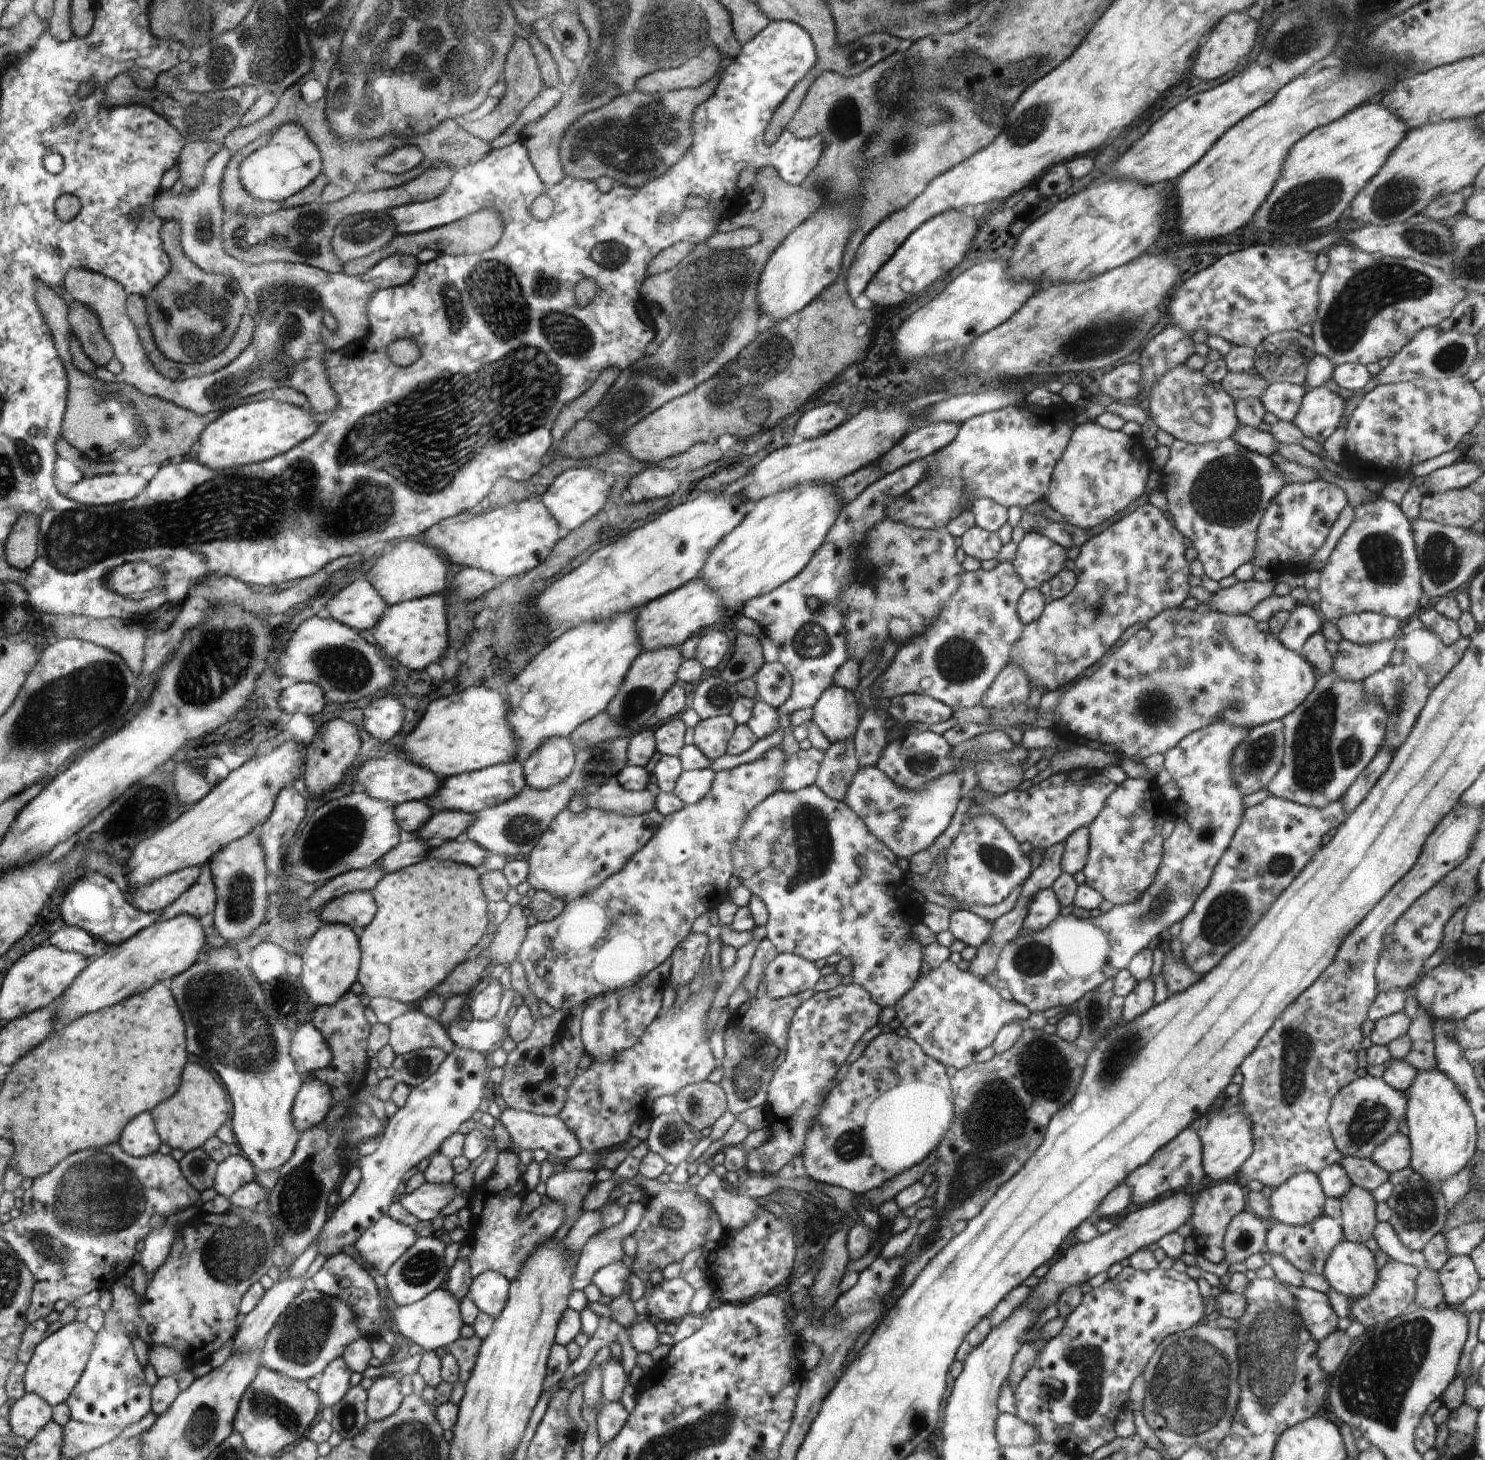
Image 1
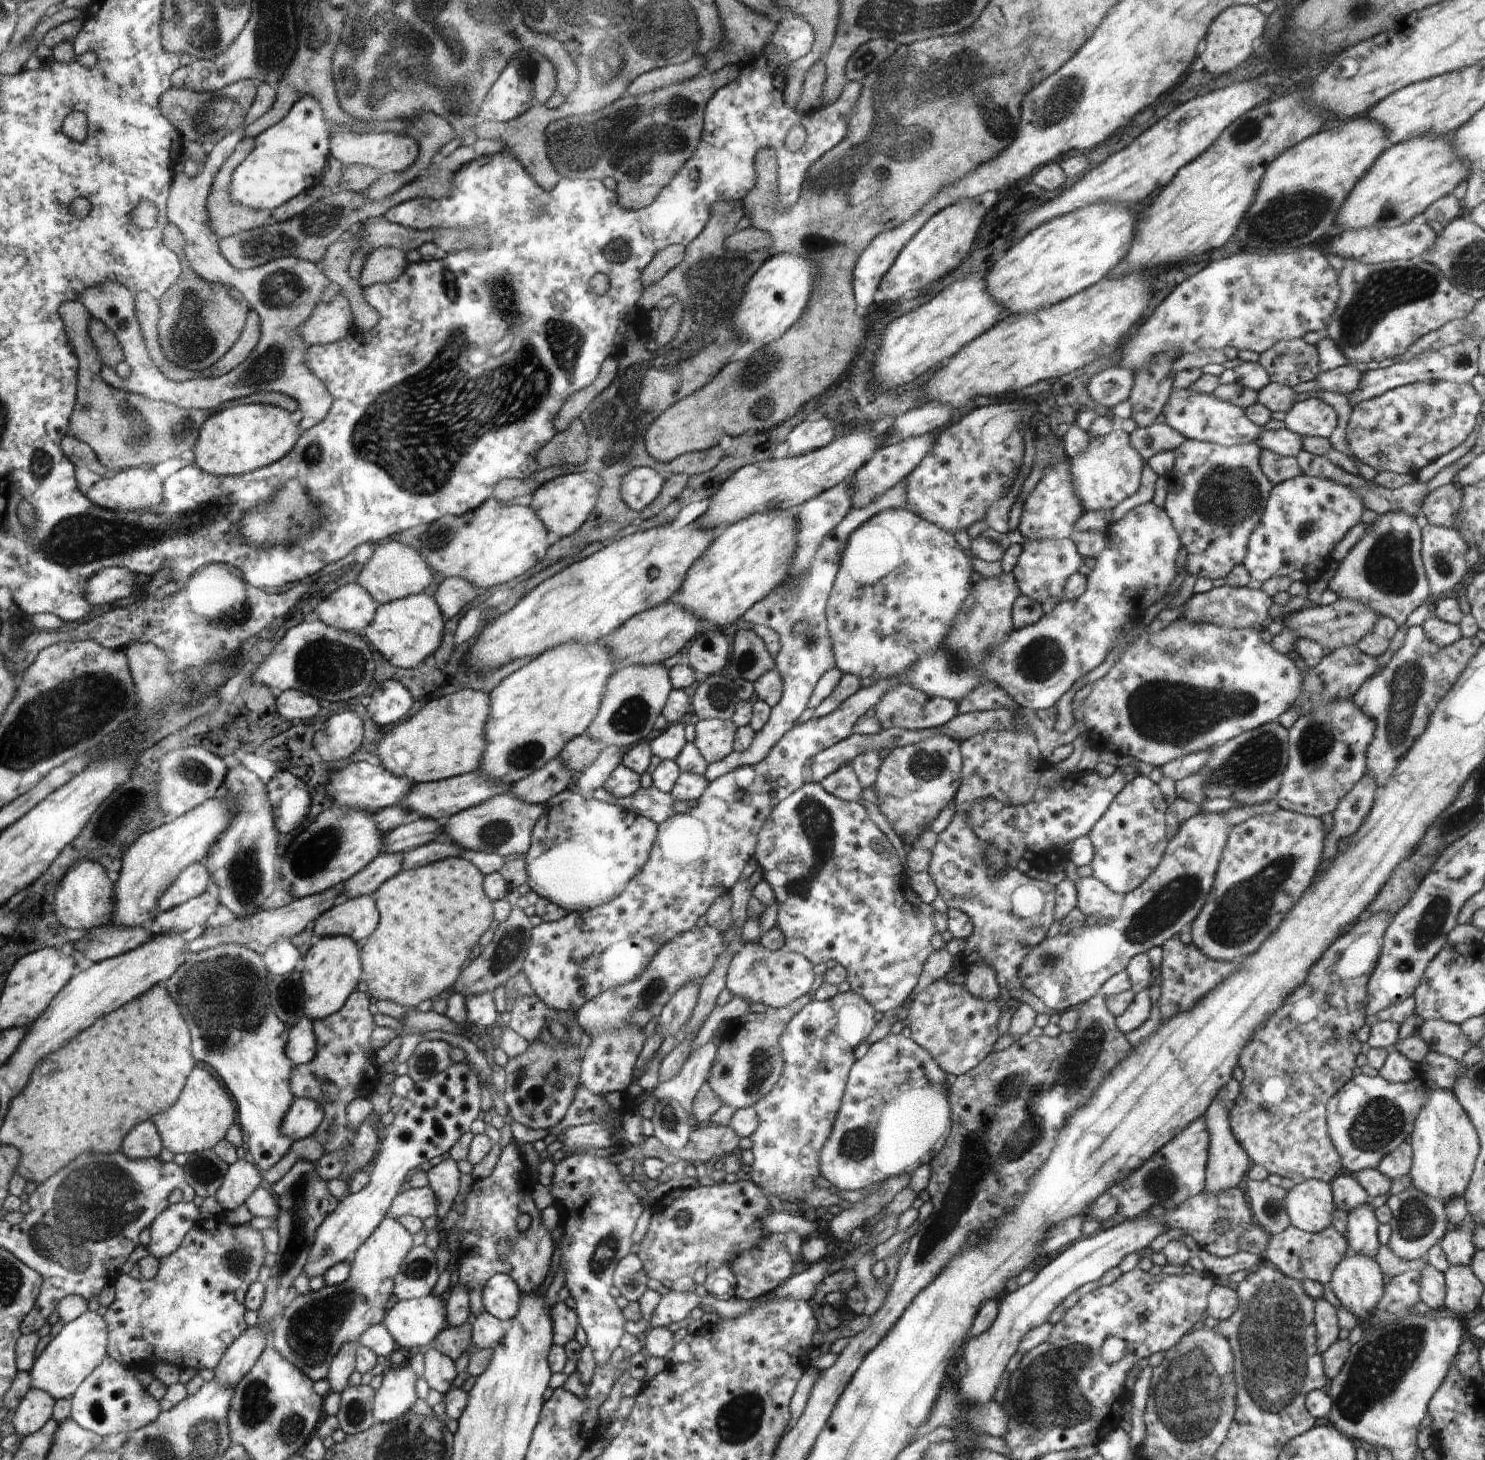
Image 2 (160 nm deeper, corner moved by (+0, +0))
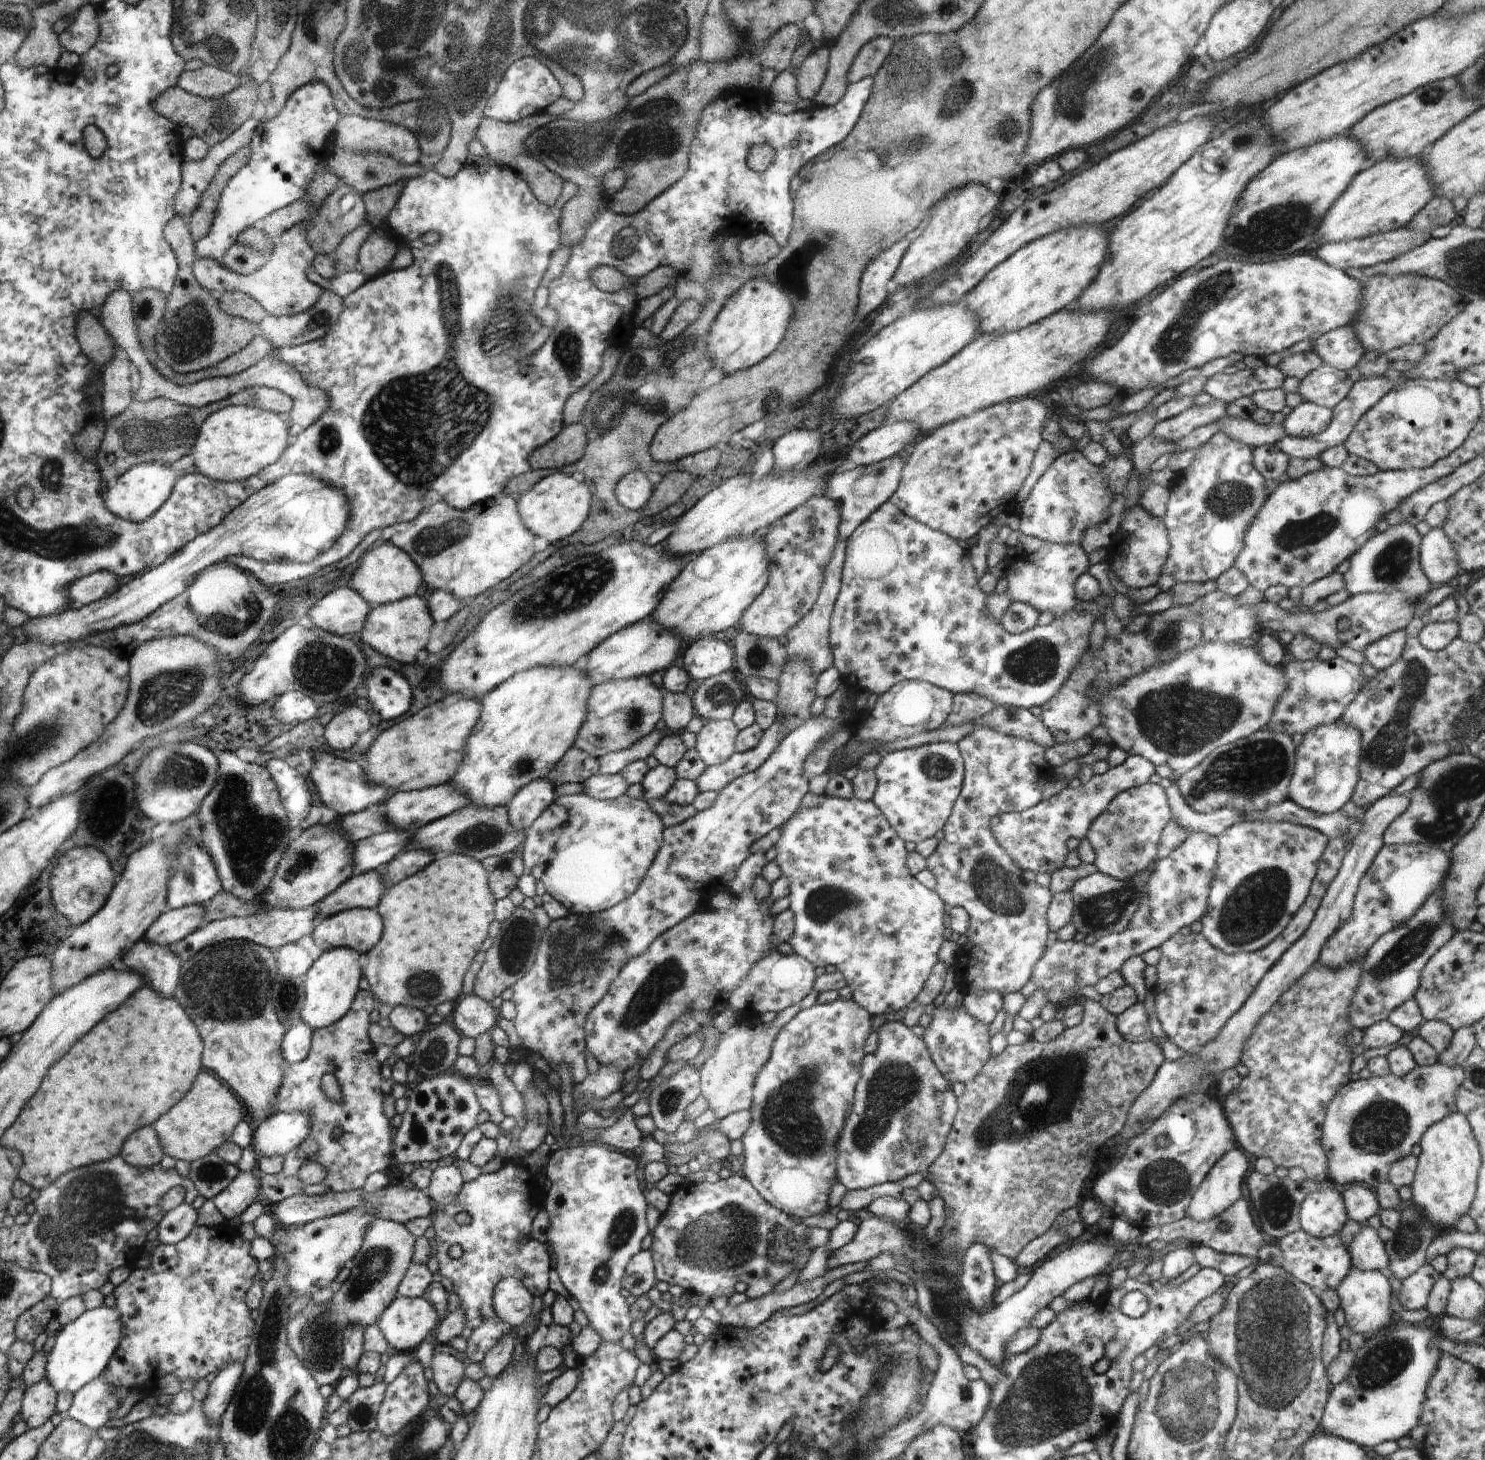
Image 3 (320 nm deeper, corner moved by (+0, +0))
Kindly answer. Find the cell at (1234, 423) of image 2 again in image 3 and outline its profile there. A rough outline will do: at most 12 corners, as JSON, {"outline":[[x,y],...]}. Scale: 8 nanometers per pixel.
{"outline":[[1236,416],[1220,418],[1234,441],[1250,448],[1276,445],[1282,423],[1259,425]]}

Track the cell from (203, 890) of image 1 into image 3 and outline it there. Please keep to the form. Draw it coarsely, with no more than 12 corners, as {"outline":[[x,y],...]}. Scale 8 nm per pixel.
{"outline":[[205,908],[169,909],[153,922],[144,939],[159,945],[188,937]]}

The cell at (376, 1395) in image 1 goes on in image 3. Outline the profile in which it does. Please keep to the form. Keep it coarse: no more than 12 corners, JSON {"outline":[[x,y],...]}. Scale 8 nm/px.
{"outline":[[419,1361],[387,1384],[377,1429],[396,1434],[433,1404]]}

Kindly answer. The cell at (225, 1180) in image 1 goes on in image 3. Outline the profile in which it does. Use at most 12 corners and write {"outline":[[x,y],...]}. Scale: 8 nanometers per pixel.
{"outline":[[252,1172],[236,1178],[214,1198],[227,1220],[260,1199]]}

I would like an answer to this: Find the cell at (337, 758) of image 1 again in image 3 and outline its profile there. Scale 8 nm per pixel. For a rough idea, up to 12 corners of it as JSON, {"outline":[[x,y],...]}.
{"outline":[[354,704],[331,718],[328,747],[345,751],[370,718]]}

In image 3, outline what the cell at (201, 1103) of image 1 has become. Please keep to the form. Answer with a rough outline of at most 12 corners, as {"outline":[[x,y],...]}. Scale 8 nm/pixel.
{"outline":[[210,1071],[160,1116],[164,1153],[192,1162],[230,1140],[236,1096]]}

